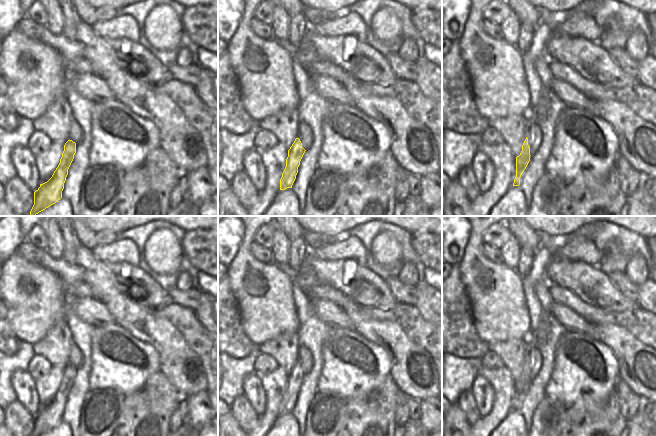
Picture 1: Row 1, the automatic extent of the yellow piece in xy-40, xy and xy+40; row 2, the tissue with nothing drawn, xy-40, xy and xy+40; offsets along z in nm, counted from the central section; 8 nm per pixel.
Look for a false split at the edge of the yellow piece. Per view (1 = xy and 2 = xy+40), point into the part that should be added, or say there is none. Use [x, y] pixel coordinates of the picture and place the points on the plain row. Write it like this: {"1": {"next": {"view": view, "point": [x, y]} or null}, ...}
{"1": {"next": {"view": "xy", "point": [304, 357]}}, "2": {"next": {"view": "xy+40", "point": [533, 356]}}}

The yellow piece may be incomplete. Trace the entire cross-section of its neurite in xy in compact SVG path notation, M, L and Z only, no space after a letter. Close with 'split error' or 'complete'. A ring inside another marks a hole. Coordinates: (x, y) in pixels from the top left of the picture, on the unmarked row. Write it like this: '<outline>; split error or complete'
M298 347L298 357L296 363L288 374L286 391L280 403L280 414L292 412L298 397L298 391L305 375L312 369L312 355L310 351L303 347Z; split error

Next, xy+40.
M535 344L526 347L526 360L522 375L516 381L516 401L513 410L520 409L520 401L530 385L530 380L536 377L542 366L542 355Z; split error

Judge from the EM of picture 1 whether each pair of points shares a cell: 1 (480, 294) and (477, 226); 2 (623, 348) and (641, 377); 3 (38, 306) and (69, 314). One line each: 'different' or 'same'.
1: same
2: same
3: different

